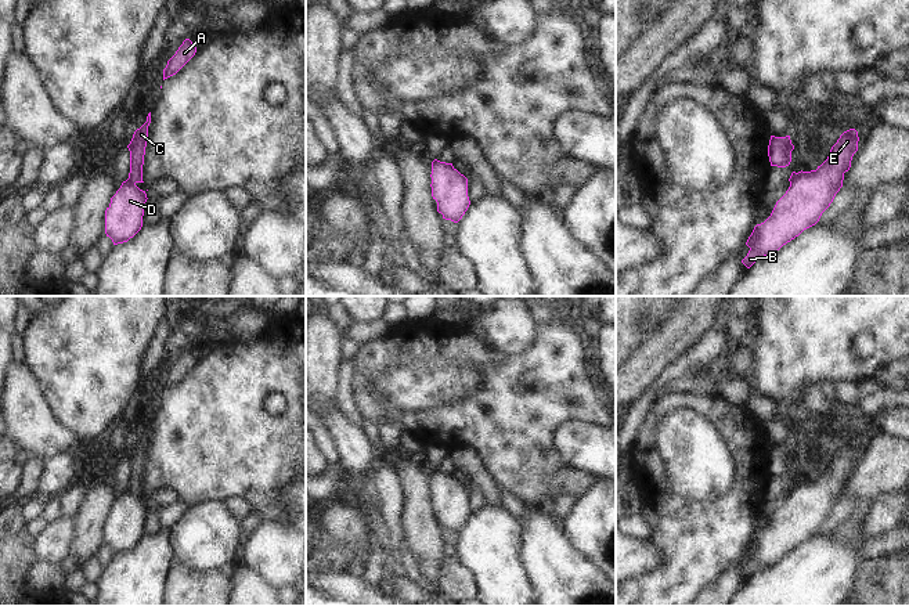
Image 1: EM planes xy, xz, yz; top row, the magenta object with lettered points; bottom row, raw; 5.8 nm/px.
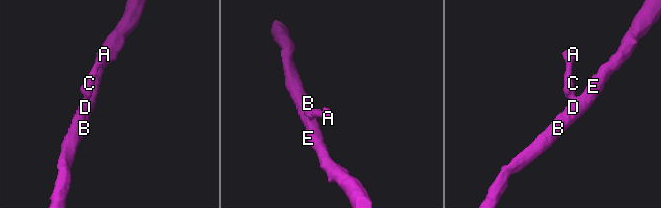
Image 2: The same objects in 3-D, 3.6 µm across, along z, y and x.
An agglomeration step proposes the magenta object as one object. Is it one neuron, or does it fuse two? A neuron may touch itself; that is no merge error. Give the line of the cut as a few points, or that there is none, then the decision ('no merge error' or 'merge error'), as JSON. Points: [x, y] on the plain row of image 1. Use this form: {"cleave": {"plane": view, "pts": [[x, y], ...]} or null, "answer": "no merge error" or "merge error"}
{"cleave": {"plane": "xy", "pts": [[127, 489], [134, 494]]}, "answer": "merge error"}

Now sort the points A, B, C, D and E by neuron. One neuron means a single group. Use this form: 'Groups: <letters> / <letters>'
Groups: A C / B D E

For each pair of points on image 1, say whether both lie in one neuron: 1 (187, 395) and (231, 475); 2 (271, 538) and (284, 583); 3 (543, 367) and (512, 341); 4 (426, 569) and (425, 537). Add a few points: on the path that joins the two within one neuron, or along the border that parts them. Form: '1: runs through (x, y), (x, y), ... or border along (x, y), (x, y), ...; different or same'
1: runs through (206, 414), (210, 418), (210, 435), (231, 455); same
2: runs through (274, 549), (280, 555), (281, 572); same
3: border along (537, 324), (520, 353), (493, 349); different
4: runs through (426, 561), (425, 545); same

